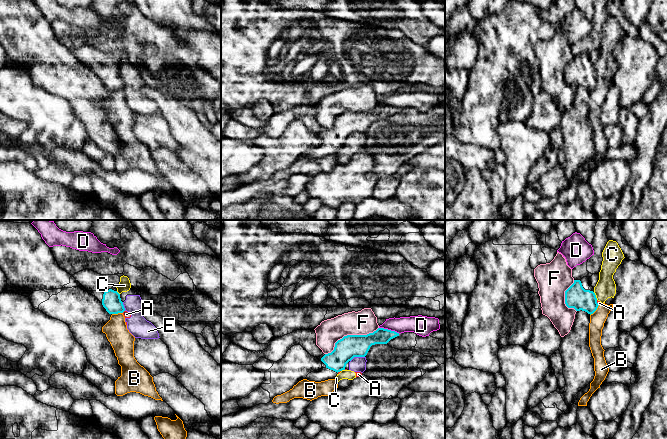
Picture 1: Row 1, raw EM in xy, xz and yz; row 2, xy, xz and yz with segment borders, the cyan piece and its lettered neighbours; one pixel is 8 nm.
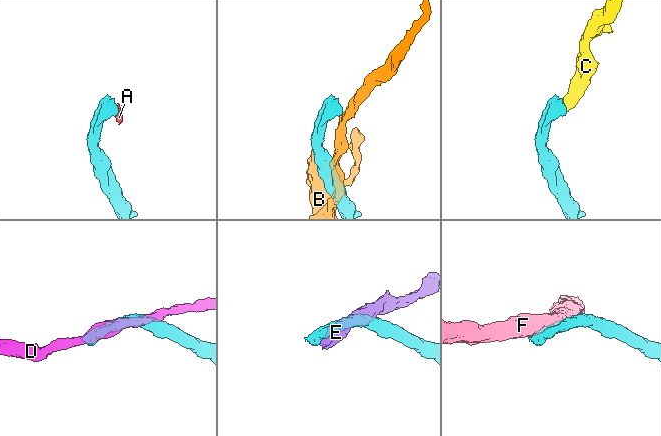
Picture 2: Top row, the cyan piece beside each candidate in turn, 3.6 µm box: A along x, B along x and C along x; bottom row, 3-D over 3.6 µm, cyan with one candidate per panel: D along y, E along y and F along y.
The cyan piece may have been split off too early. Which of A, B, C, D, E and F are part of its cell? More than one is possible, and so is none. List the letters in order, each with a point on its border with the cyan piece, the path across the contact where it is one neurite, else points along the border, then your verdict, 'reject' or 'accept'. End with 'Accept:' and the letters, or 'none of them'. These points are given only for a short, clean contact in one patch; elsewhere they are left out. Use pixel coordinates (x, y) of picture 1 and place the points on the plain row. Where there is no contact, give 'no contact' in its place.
A: contact yz (597, 79); border yz (596, 76), (598, 81); reject
B: contact yz (595, 86); border yz (599, 81), (590, 91); reject
C: contact yz (595, 72); border yz (593, 68), (597, 75); reject
D: contact xz (389, 106); reject
E: contact xz (357, 132); reject
F: contact xz (349, 111); reject
Accept: none of them

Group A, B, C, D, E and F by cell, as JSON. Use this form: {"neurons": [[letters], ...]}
{"neurons": [["A", "C", "E"], ["B"], ["D"], ["F"]]}

